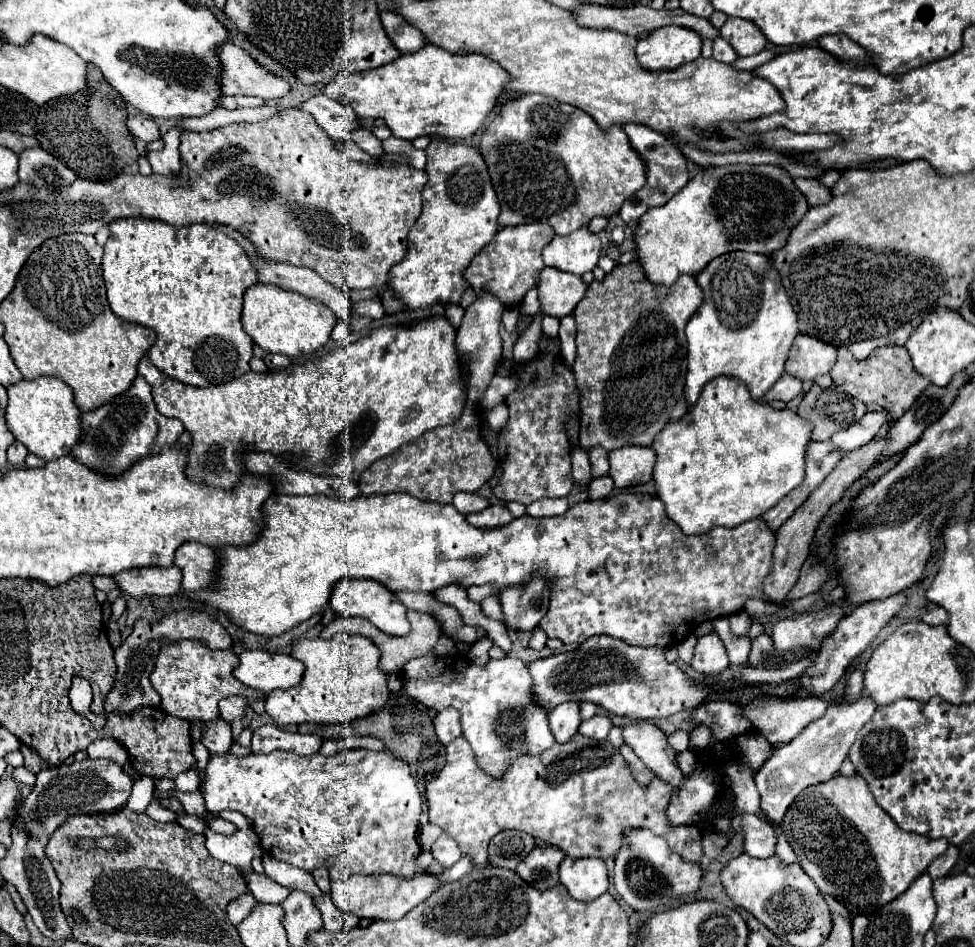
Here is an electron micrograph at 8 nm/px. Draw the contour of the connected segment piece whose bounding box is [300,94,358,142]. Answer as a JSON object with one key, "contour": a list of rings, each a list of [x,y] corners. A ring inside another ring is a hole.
{"contour":[[[318,94],[312,96],[308,102],[304,102],[300,108],[310,112],[316,118],[316,122],[328,132],[330,138],[344,140],[344,142],[352,140],[350,132],[358,120],[344,104],[330,100],[324,94]]]}

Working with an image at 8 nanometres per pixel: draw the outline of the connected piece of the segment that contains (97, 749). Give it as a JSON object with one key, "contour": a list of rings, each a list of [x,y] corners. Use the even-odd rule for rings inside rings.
{"contour":[[[110,738],[110,740],[98,740],[98,742],[92,742],[88,746],[88,756],[90,758],[110,758],[114,760],[116,764],[124,766],[124,762],[128,760],[128,754],[122,754],[122,748]]]}

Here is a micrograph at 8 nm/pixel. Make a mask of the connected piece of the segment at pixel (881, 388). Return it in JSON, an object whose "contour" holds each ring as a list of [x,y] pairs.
{"contour":[[[900,346],[876,348],[866,360],[856,360],[848,348],[840,348],[838,350],[838,362],[830,370],[830,376],[832,376],[834,384],[844,388],[850,396],[862,400],[864,404],[874,402],[882,408],[888,408],[896,420],[914,404],[914,400],[930,384],[928,378],[924,378],[922,374],[918,374],[914,370],[910,354]]]}

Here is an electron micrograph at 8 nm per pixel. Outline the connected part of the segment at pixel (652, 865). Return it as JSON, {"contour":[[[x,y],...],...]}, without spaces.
{"contour":[[[626,828],[624,834],[626,844],[614,858],[614,888],[630,908],[638,912],[660,912],[692,900],[692,896],[700,890],[704,874],[698,862],[684,862],[680,854],[670,850],[662,836],[646,828]]]}

